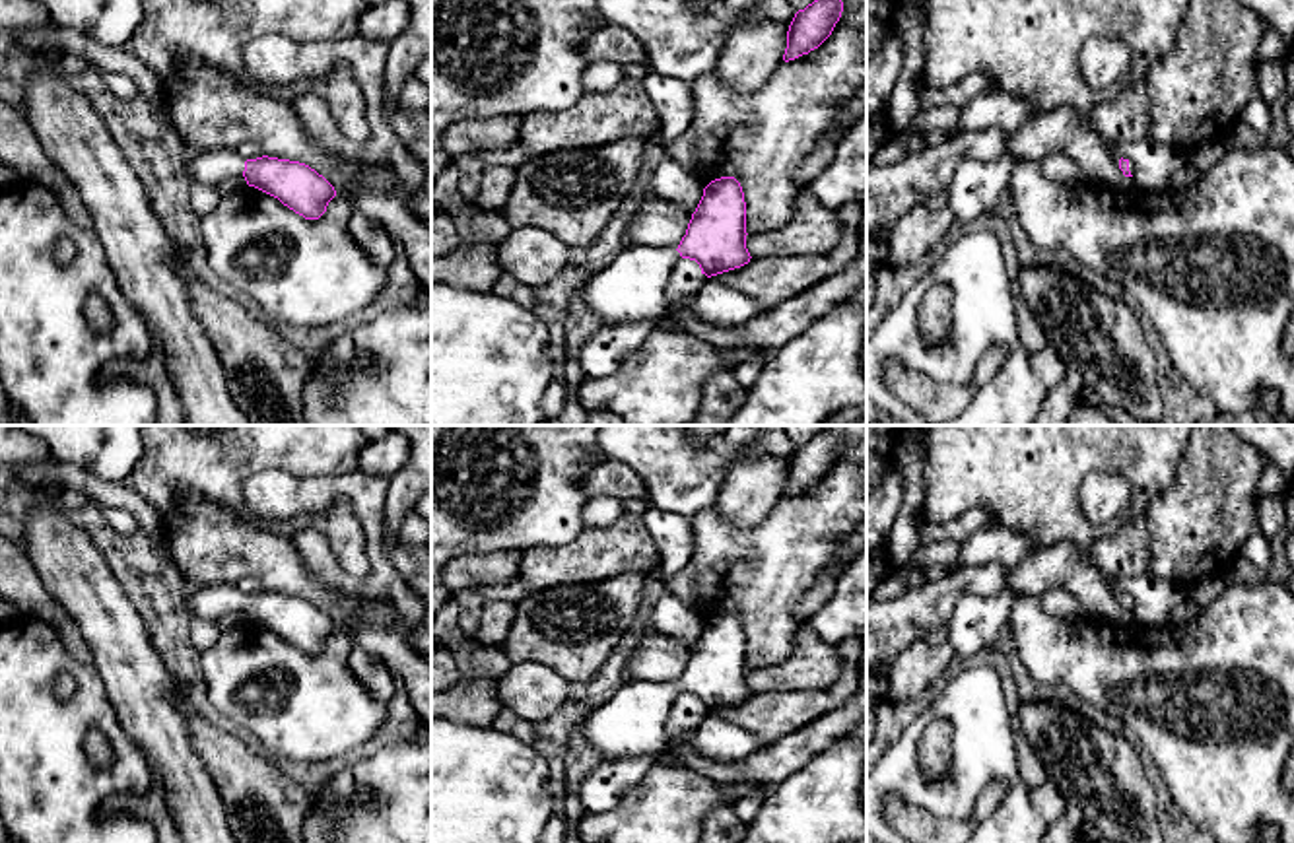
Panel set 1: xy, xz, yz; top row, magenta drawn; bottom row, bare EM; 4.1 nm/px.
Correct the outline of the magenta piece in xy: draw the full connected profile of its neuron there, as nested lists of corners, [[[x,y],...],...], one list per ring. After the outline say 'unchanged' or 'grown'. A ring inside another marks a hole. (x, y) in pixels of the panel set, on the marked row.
[[[225,150],[188,153],[185,173],[190,183],[212,188],[227,177],[243,175],[249,186],[278,198],[305,219],[319,219],[336,196],[334,186],[309,165],[268,155],[243,161]]]; grown

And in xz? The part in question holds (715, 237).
[[[734,177],[703,188],[686,235],[676,249],[626,247],[610,266],[587,282],[587,305],[600,324],[653,320],[668,315],[666,282],[680,258],[696,260],[707,278],[750,262],[746,249],[746,202]]]; grown

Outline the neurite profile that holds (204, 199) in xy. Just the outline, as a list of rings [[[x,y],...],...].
[[[196,181],[190,183],[190,206],[200,219],[218,208],[220,198],[221,192],[218,188],[206,186]]]

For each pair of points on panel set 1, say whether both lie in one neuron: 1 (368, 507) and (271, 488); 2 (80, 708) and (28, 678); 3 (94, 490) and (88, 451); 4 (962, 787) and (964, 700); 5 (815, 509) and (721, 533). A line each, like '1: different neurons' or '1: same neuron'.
1: same neuron
2: same neuron
3: different neurons
4: same neuron
5: same neuron

